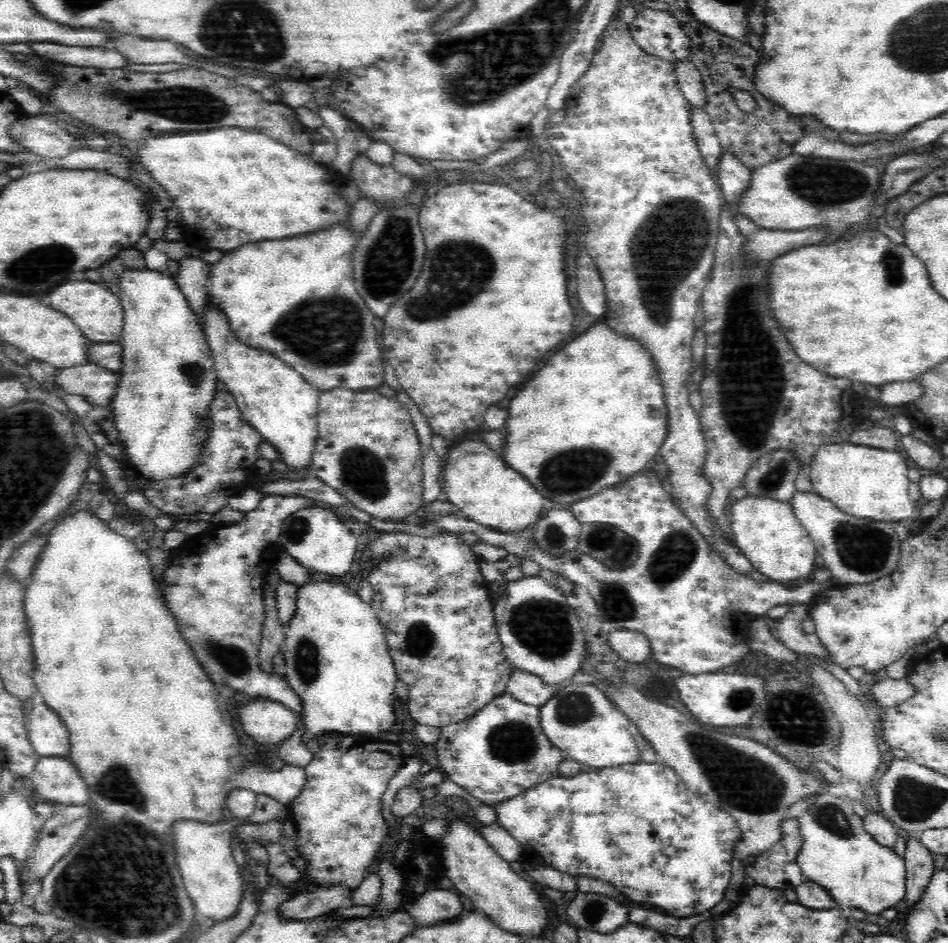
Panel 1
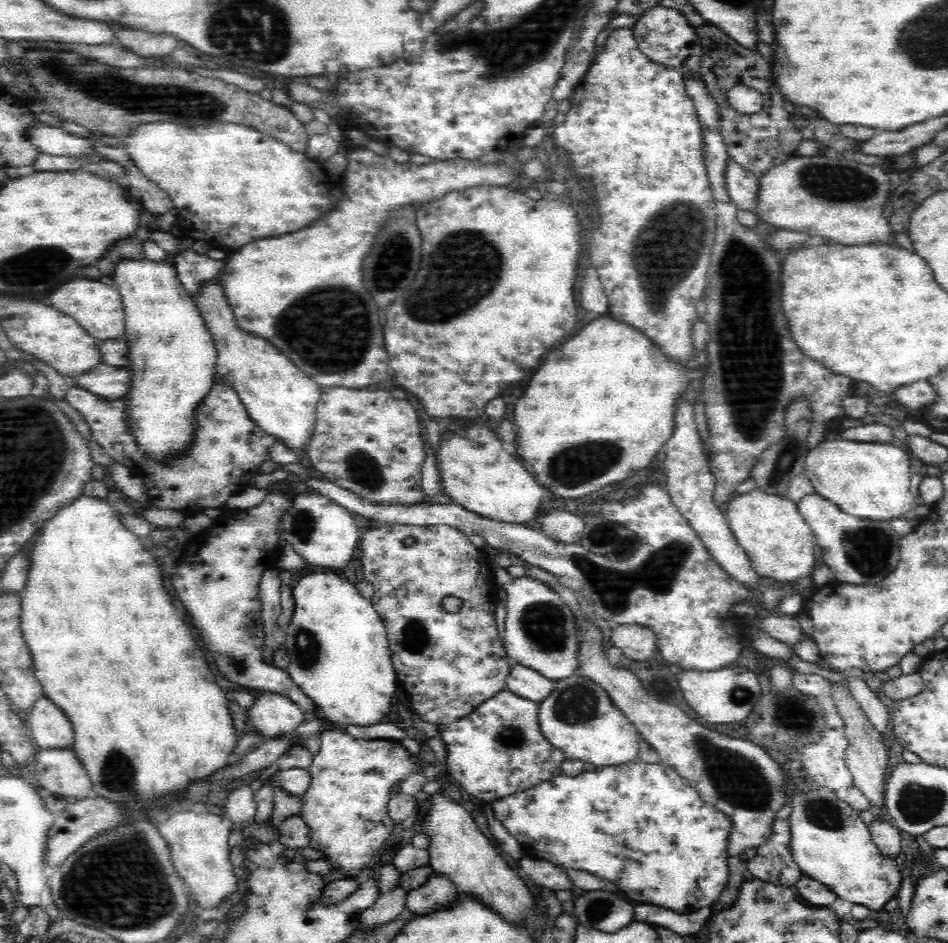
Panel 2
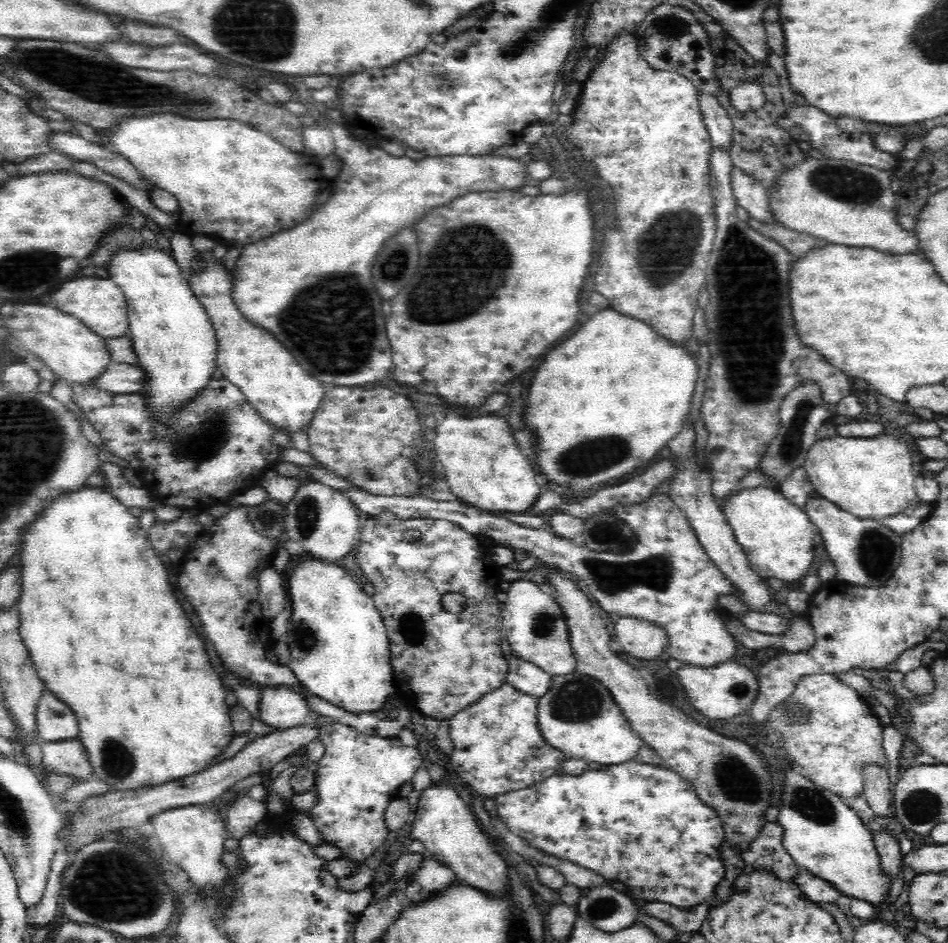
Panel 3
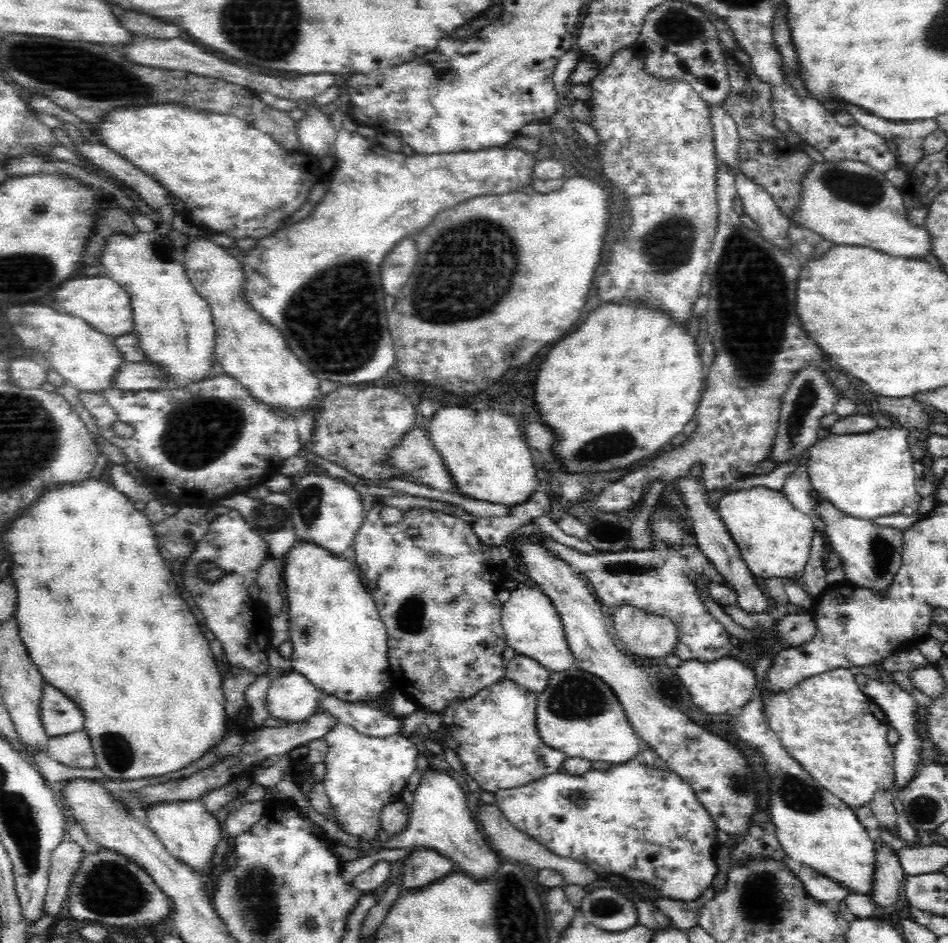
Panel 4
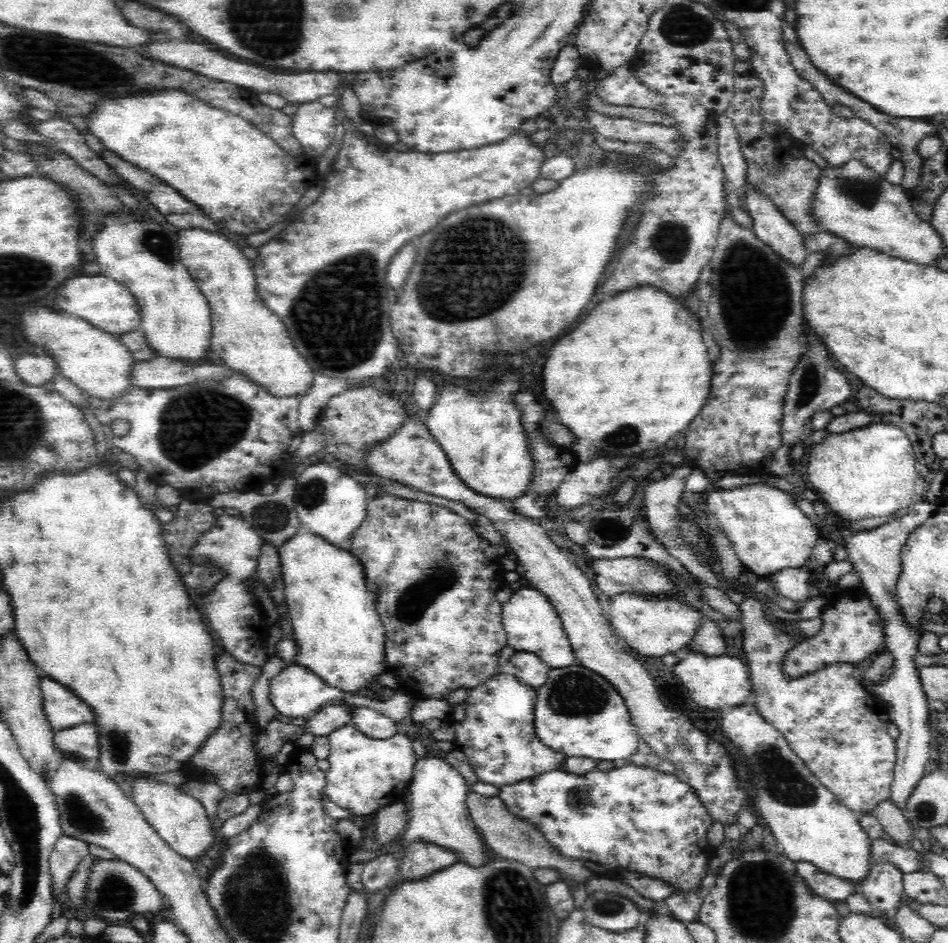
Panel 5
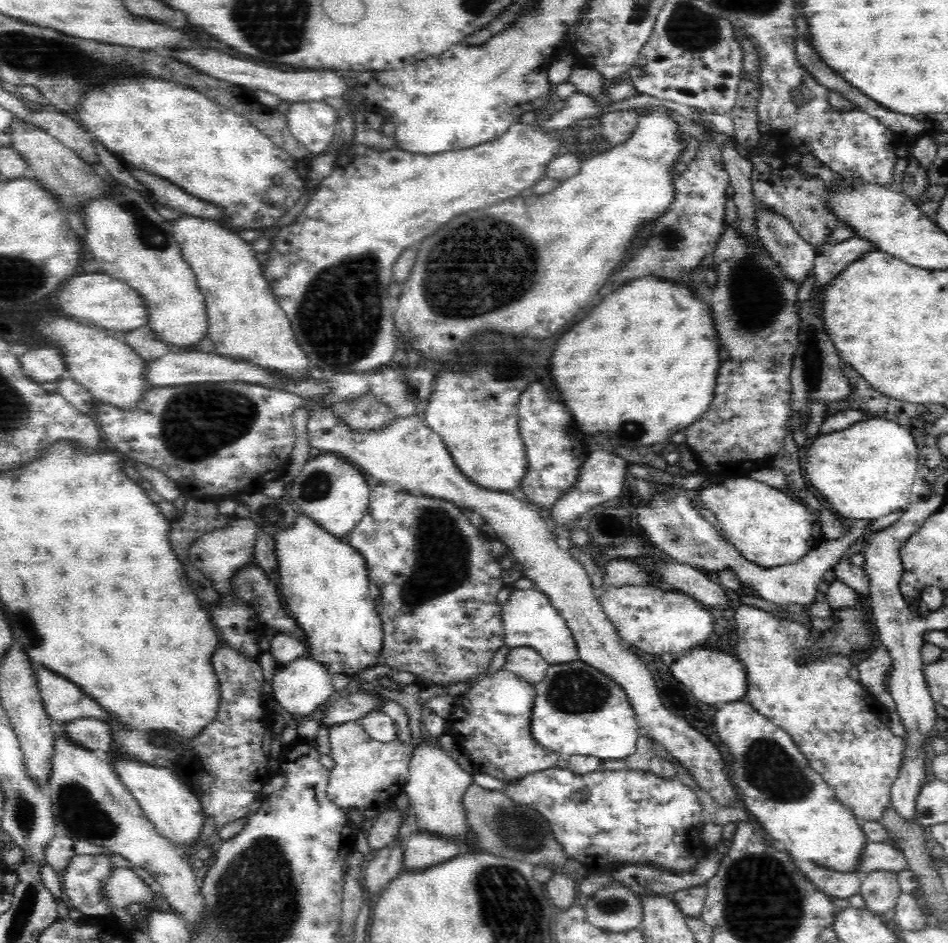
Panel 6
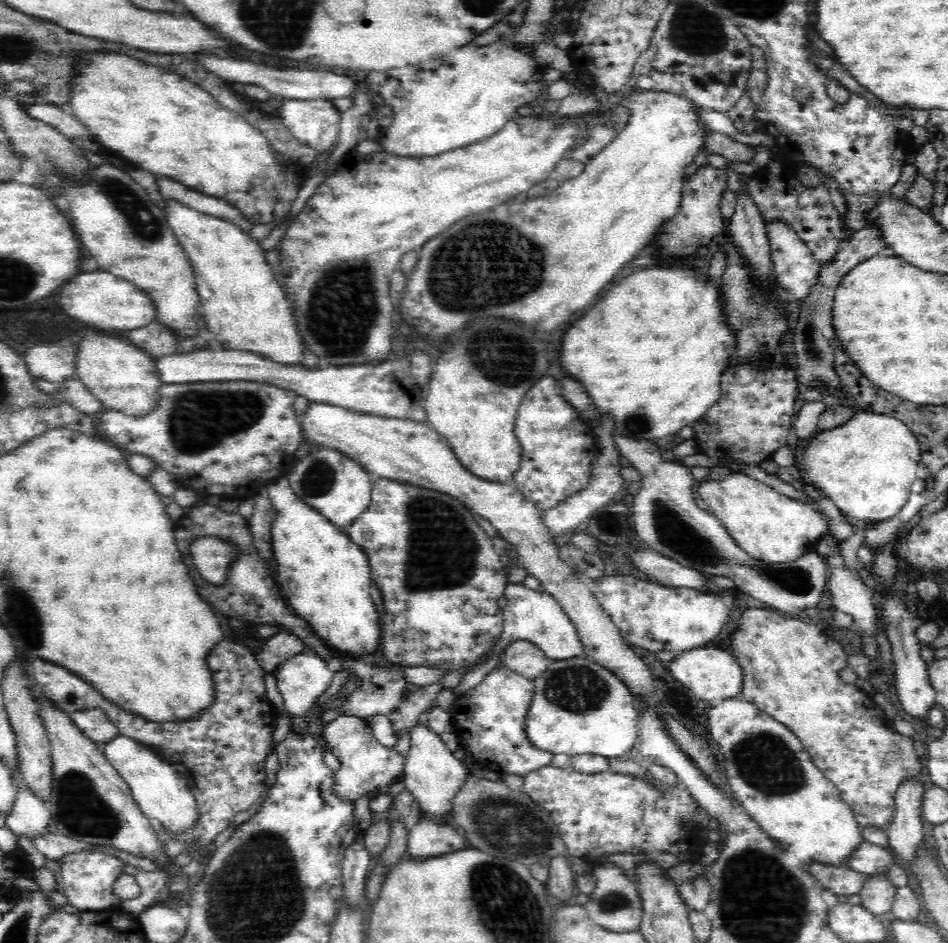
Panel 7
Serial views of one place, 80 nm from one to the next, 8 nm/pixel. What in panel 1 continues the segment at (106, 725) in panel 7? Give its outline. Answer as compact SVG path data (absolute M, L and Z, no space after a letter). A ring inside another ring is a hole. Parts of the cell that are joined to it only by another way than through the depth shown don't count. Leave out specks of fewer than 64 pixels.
M70 757L42 758L31 774L36 794L44 796L54 804L87 804L90 794L86 781L79 776L78 769L71 764Z

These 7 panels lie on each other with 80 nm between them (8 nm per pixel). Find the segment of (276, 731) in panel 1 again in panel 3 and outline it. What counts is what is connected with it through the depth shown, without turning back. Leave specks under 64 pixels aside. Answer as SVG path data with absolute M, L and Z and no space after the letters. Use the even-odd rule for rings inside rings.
M290 688L264 690L259 702L258 718L276 728L305 725L313 717L310 706Z

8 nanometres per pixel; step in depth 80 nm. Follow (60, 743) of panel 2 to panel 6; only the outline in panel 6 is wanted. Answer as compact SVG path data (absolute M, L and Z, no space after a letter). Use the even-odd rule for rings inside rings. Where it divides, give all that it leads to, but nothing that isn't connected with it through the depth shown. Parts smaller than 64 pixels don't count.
M35 665L34 669L45 712L53 721L62 725L78 718L106 721L107 711L103 710L94 698L87 697L82 687L44 666Z

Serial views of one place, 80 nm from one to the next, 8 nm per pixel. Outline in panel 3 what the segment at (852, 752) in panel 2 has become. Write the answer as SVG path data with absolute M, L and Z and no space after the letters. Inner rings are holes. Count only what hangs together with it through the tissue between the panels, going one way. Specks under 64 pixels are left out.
M879 765L864 766L864 793L876 818L884 820L890 816L890 788L887 768Z

